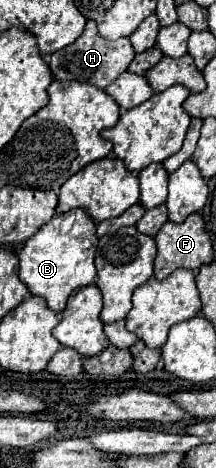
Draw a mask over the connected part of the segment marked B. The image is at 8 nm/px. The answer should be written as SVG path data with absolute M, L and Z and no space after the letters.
M70 210L66 214L56 214L48 220L40 230L24 242L20 250L20 280L28 286L32 296L40 296L46 300L48 308L54 312L62 312L66 308L68 296L94 282L96 268L94 268L94 252L98 246L96 224L94 220L82 210Z

